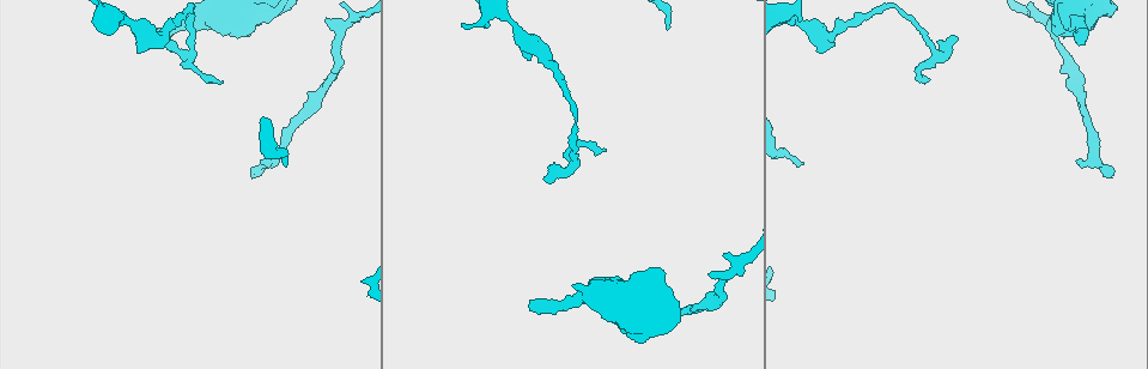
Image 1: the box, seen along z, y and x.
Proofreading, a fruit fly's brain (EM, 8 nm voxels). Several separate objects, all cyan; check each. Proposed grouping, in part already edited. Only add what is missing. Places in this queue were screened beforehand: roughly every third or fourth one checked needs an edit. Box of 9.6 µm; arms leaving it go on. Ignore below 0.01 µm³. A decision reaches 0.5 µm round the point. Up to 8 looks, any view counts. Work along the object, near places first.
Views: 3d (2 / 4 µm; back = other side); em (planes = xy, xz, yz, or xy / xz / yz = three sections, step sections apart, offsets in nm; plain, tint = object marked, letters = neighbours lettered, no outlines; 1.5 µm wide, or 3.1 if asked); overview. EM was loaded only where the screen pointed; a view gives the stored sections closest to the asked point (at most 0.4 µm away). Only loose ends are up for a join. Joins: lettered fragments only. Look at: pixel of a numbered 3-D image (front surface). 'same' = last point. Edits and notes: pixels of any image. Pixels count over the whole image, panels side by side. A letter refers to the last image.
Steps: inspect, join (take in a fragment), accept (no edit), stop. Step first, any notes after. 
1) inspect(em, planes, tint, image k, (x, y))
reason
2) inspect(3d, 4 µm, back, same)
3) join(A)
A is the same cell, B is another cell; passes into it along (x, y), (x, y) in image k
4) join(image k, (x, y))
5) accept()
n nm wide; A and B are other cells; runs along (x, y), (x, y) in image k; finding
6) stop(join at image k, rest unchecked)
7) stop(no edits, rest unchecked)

inspect(3d, 4 µm, image 1, (710, 274))
branch stops here

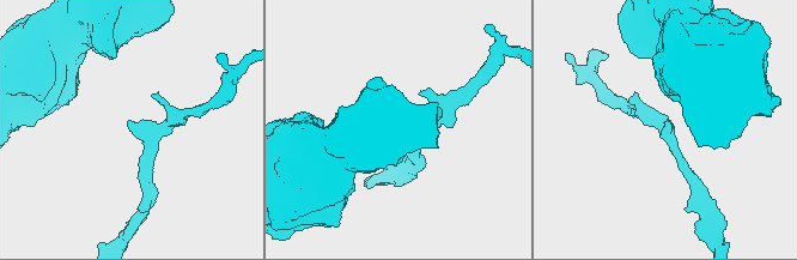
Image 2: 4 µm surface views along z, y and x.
inspect(em, planes, letters, image 2, (130, 125))
arms of 170, 200 nm; need the tissue

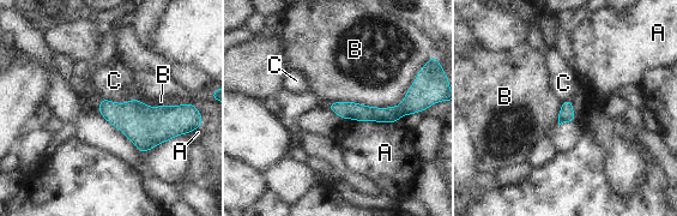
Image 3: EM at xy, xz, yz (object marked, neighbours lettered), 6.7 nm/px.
accept()
100 nm wide; A, B and C are other cells; no lettered fragment goes on from it

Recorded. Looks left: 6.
inspect(em, planes, letters, image 1, (1077, 44))
branch stops here

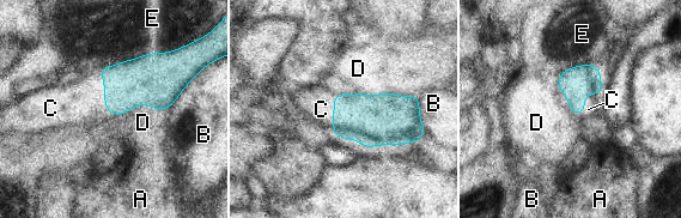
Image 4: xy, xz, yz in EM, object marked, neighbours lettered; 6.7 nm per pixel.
join(C)
C is the same cell, A, B, D and E are other cells; passes into it along (128, 84), (104, 91), (68, 98) in image 4; it goes on there

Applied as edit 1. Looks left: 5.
inspect(overview)

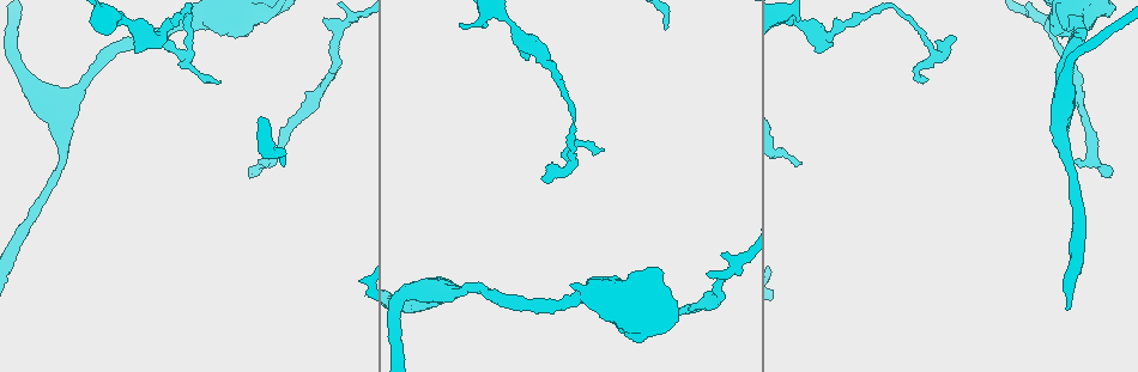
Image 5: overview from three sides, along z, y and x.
inspect(em, yz, step 4, letters, image 5, (283, 163))

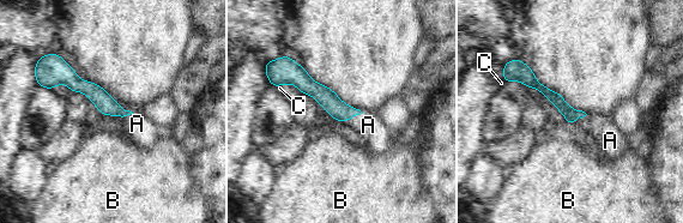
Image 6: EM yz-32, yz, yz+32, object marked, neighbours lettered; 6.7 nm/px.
join(A)
A touches over 110 nm; A is the same cell, B and C are other cells; passes into it along (326, 97), (355, 115), (368, 125) in image 6; the neuron continues

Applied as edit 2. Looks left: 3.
stop(join at image 4, join at image 6, rest unchecked)

